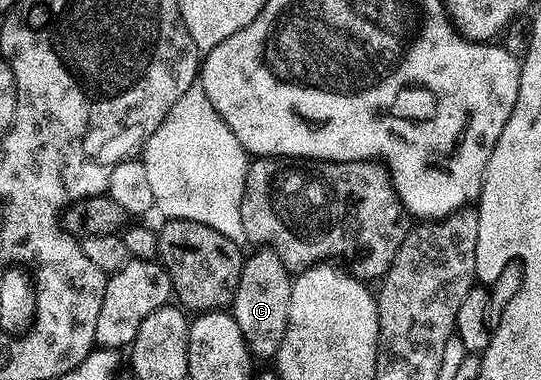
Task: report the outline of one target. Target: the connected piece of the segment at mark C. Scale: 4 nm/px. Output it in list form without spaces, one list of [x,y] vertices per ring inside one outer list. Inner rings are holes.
[[[258,248],[255,254],[245,259],[240,272],[239,286],[236,288],[232,303],[232,313],[236,324],[240,324],[240,332],[244,336],[246,346],[255,359],[277,359],[278,349],[284,340],[284,332],[288,328],[288,308],[290,307],[291,271],[271,250]]]

